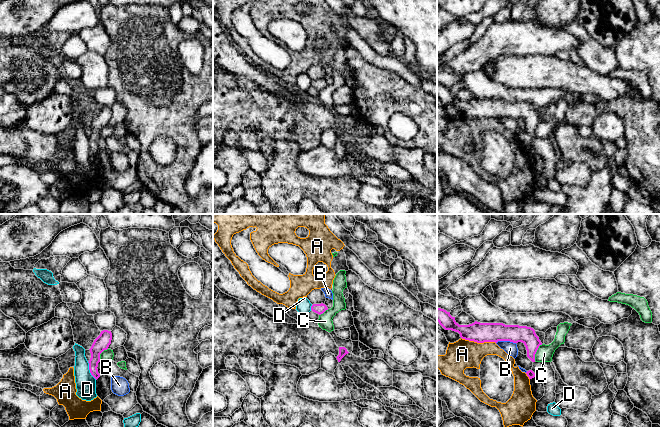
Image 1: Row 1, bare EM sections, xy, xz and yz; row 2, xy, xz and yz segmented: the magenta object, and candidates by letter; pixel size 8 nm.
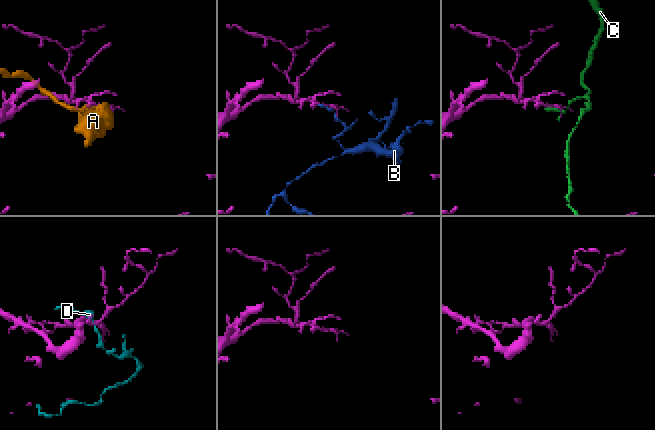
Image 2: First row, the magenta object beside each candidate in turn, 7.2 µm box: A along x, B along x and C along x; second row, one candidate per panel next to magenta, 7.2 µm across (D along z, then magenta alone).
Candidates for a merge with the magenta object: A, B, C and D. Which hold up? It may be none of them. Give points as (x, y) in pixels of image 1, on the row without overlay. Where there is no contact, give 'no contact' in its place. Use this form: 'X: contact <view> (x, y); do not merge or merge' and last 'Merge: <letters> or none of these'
A: contact yz (478, 118); do not merge
B: contact yz (505, 116); do not merge
C: contact yz (536, 127); do not merge
D: contact xy (90, 147); do not merge
Merge: none of these

